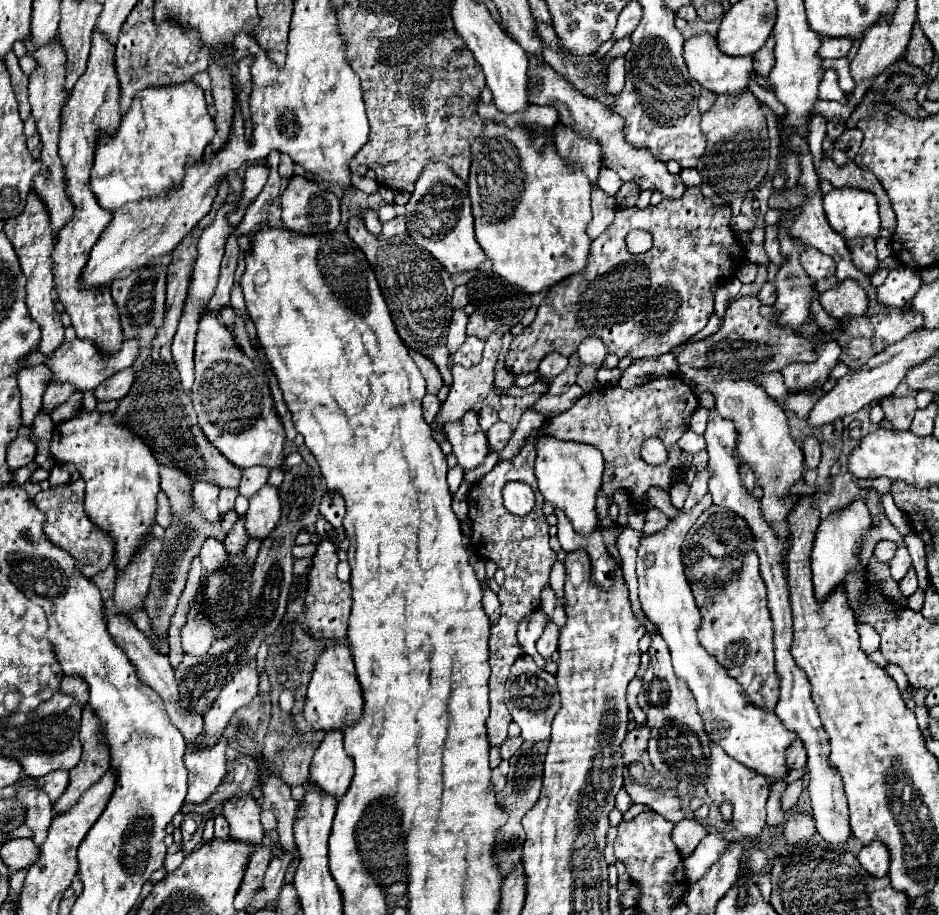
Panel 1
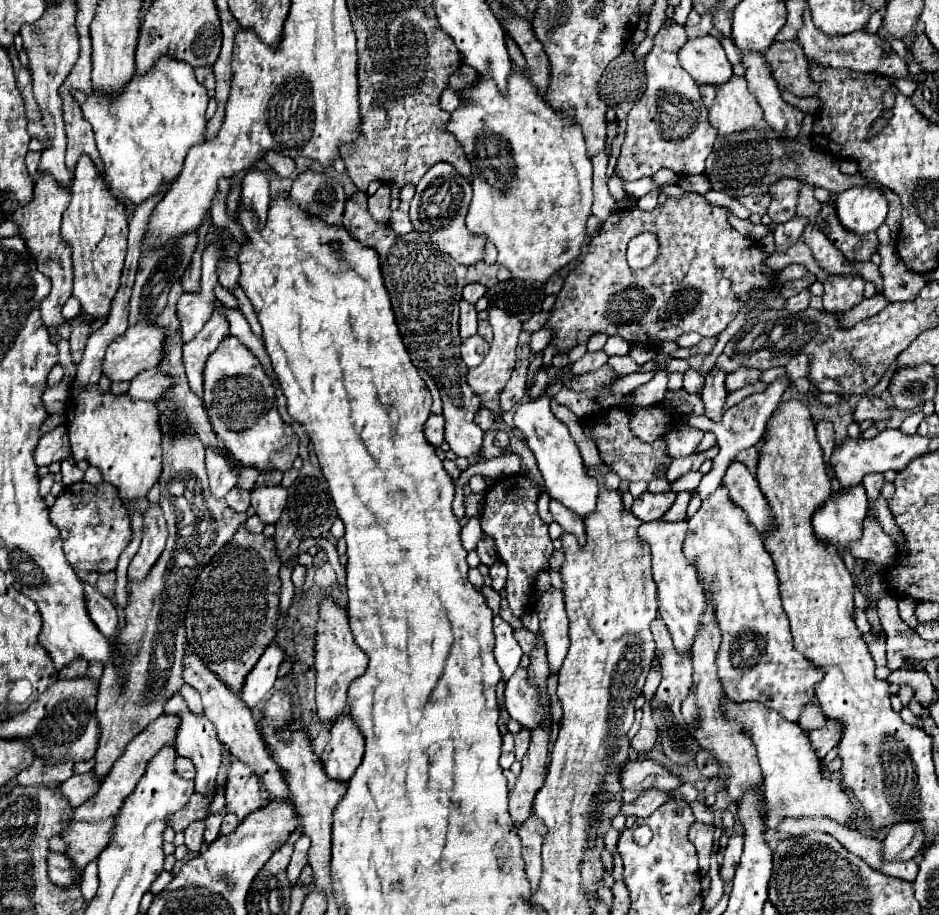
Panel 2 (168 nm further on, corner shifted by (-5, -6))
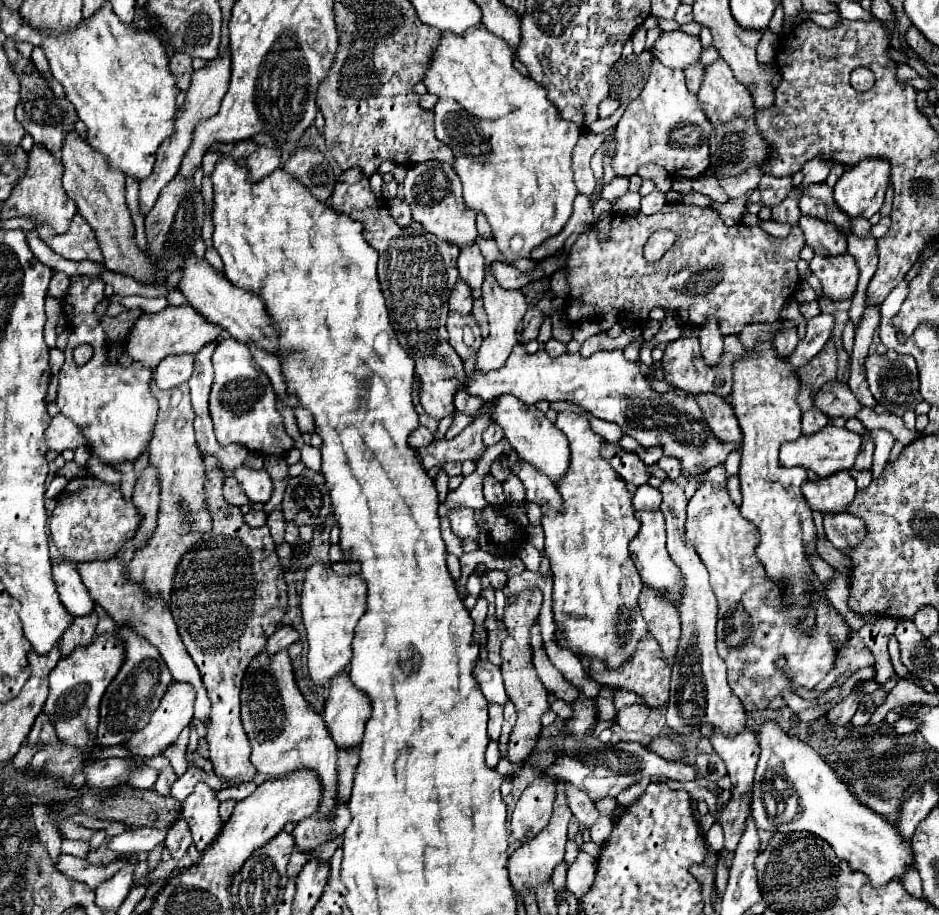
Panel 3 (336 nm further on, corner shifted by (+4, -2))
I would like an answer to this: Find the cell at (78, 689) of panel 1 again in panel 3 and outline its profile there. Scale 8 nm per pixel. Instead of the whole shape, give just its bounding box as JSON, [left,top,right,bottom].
[59,612,97,658]

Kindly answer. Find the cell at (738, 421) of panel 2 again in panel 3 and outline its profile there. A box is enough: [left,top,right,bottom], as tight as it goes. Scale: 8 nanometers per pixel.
[787,314,835,372]

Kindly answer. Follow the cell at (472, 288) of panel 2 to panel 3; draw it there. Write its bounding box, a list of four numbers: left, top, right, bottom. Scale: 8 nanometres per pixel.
[457,244,485,290]

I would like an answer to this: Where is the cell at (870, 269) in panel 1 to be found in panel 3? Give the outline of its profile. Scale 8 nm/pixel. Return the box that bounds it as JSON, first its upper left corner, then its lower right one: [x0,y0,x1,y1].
[801,182,851,236]

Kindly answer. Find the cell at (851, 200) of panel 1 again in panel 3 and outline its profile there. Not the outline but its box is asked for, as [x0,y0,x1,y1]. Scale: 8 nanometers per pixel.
[835,158,889,218]

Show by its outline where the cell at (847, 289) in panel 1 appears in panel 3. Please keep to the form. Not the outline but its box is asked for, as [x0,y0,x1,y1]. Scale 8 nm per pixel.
[809,254,859,302]

